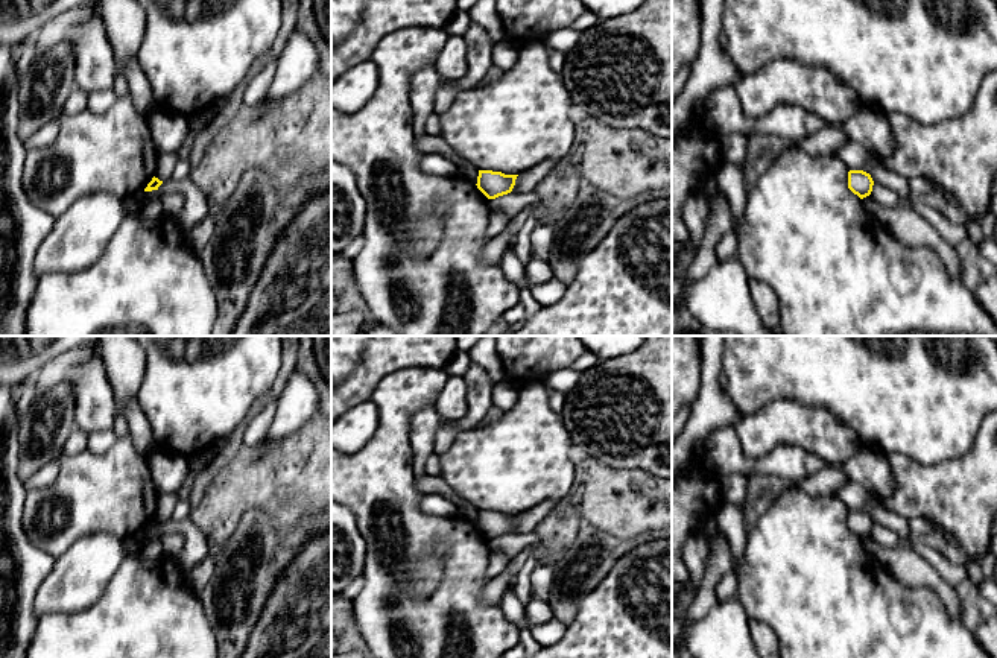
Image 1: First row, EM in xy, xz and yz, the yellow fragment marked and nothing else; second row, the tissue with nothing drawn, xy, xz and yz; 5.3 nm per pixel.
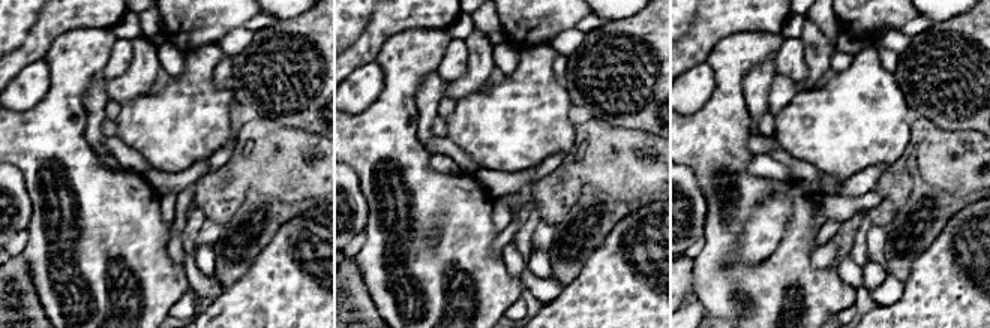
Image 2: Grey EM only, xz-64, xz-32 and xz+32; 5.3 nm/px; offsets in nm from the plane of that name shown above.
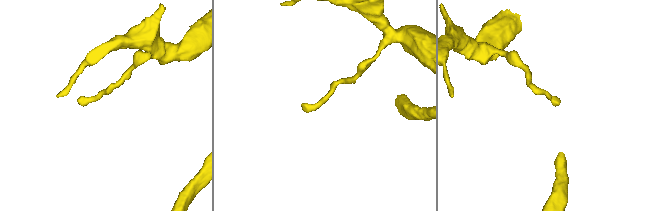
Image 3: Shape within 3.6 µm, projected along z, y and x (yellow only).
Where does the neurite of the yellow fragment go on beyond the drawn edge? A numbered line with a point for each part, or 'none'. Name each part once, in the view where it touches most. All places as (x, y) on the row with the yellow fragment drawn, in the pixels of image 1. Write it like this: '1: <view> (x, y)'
none

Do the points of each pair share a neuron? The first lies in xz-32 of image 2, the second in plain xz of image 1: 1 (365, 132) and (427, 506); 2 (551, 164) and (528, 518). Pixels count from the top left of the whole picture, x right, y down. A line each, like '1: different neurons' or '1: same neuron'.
1: different neurons
2: same neuron

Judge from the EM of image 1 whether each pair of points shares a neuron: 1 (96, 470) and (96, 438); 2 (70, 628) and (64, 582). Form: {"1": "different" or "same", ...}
{"1": "different", "2": "different"}

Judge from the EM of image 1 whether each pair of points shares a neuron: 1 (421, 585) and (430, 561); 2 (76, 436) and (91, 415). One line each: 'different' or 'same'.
1: same
2: different

